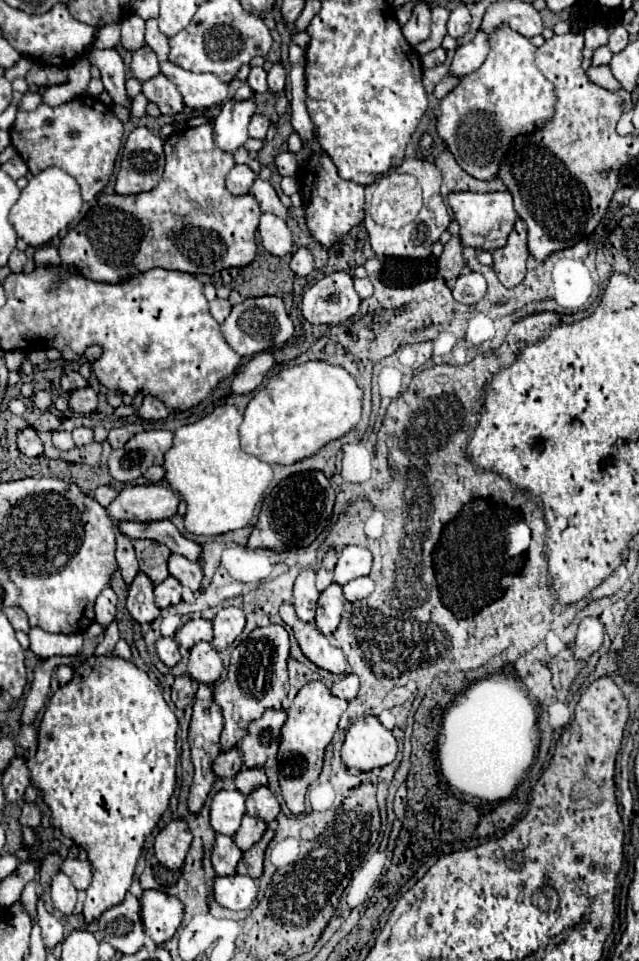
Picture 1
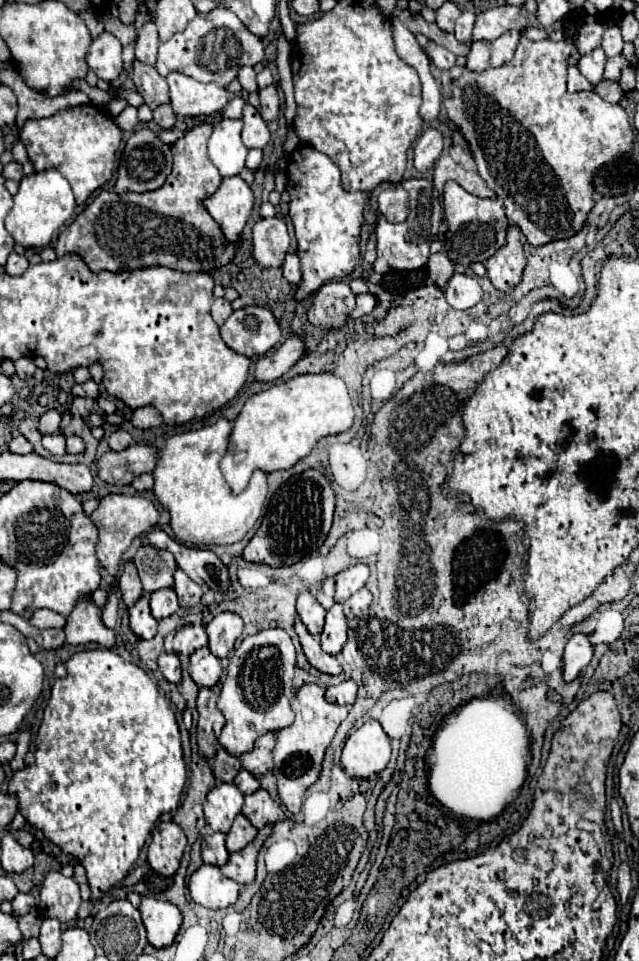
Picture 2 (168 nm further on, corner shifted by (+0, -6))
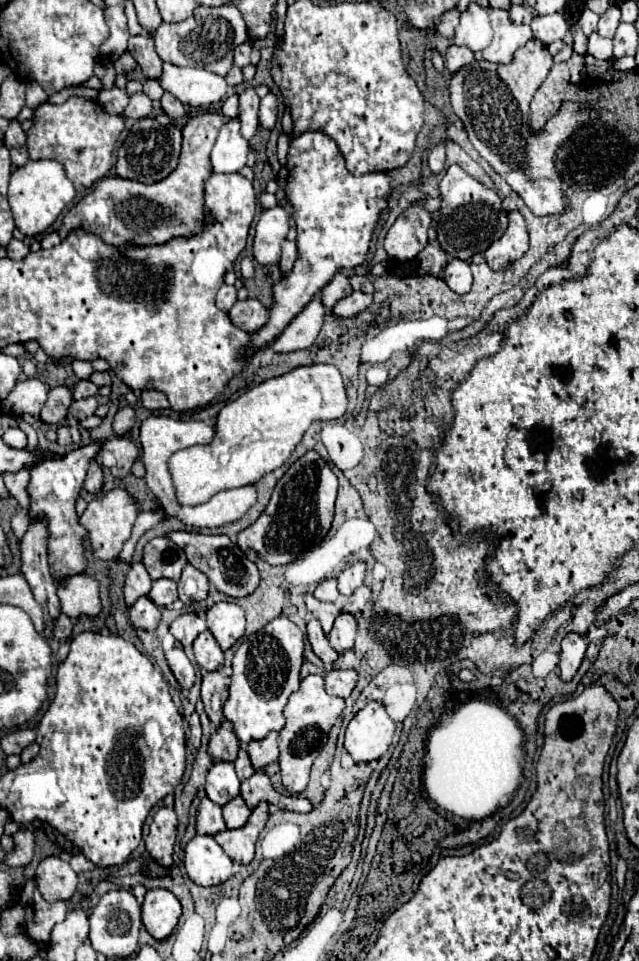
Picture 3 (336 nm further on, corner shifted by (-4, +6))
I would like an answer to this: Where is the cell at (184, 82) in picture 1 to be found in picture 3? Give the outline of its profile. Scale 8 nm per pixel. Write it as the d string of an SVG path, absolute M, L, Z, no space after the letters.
M164 64L160 86L174 94L182 104L188 106L208 106L220 102L226 96L228 84L222 76L200 70L200 68L180 68L174 64Z

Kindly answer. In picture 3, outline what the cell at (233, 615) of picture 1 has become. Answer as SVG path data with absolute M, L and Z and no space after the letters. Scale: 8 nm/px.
M218 602L208 610L206 624L220 648L226 652L244 634L244 610L232 602Z

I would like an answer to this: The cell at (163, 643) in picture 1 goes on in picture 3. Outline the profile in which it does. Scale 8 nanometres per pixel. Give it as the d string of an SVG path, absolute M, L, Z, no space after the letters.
M172 648L166 652L166 660L168 666L172 670L172 674L176 676L176 680L180 682L180 686L190 688L194 684L194 666L188 660L188 656L184 654L182 648Z

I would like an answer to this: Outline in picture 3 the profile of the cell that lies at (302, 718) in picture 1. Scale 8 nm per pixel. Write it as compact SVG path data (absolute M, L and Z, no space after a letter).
M320 674L302 678L300 690L290 696L288 706L284 708L286 726L280 730L280 758L278 758L284 788L290 794L296 796L306 790L308 780L310 780L310 768L312 768L318 752L326 744L328 732L334 726L334 722L340 718L342 710L344 710L344 698L330 696L324 690L324 678Z

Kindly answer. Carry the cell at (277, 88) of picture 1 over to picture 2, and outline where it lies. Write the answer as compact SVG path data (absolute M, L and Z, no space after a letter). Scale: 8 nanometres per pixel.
M268 86L260 92L260 116L264 122L272 122L278 118L280 110L280 96L274 86Z

